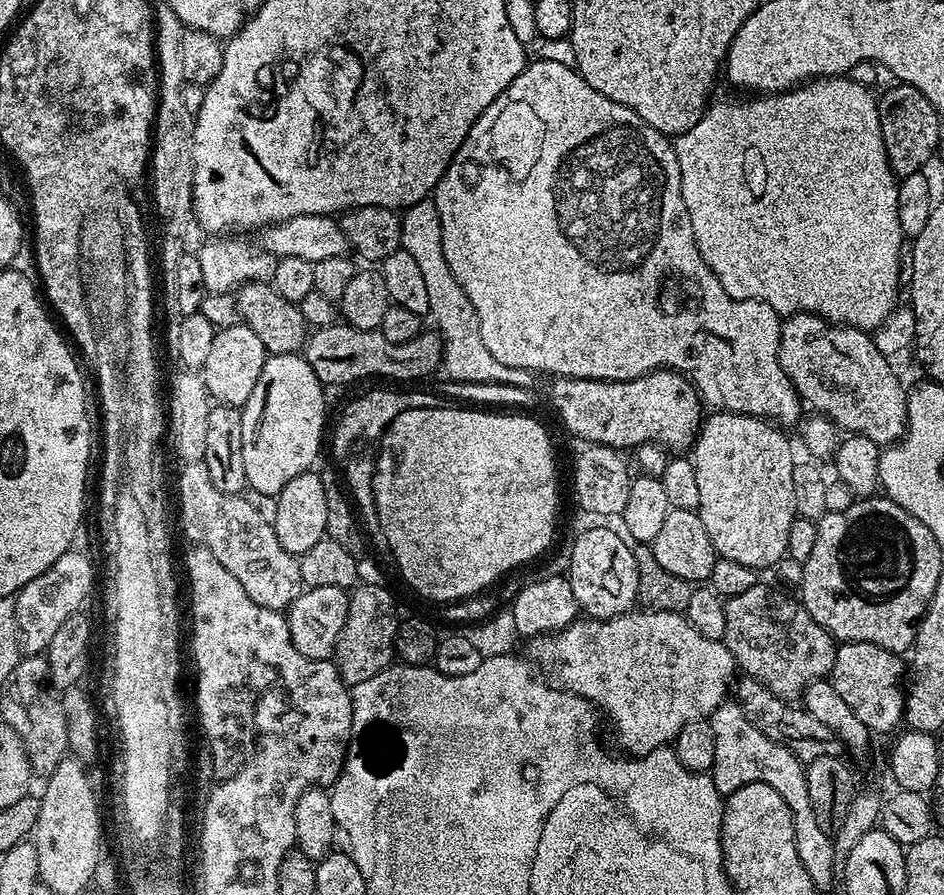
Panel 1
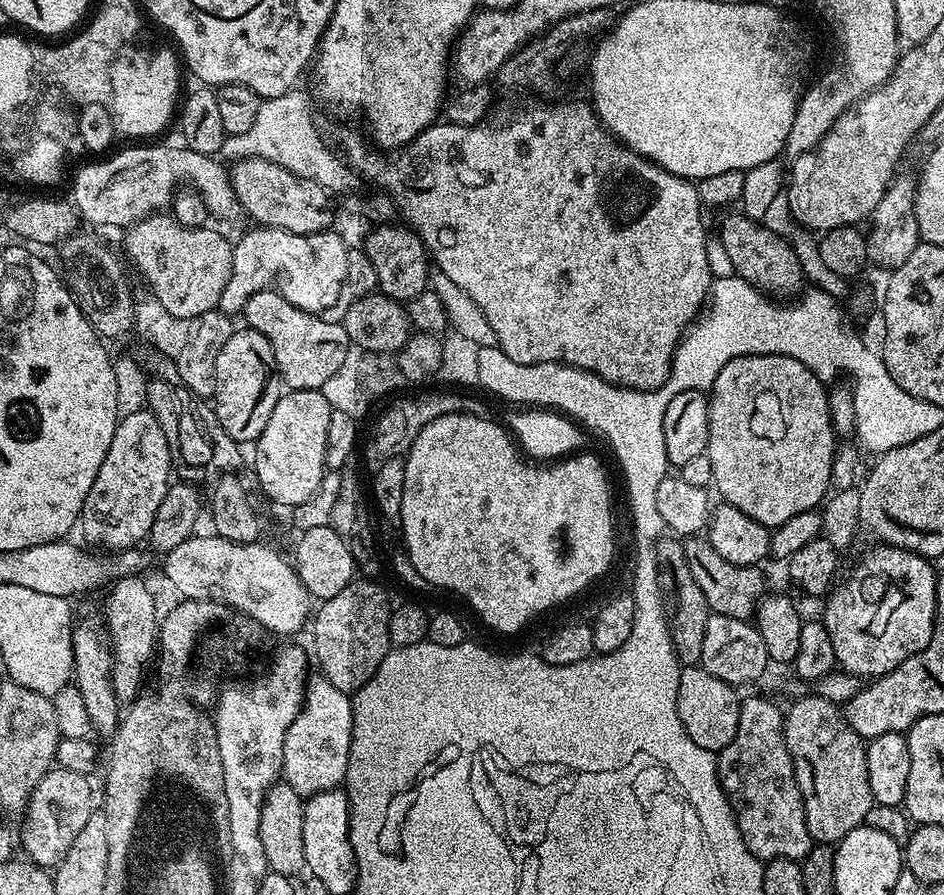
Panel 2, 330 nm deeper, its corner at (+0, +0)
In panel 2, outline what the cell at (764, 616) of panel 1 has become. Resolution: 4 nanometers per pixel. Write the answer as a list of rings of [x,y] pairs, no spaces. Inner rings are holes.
[[[703,535],[689,536],[683,541],[686,562],[690,566],[690,574],[694,574],[694,582],[698,582],[702,594],[706,594],[709,609],[715,615],[729,616],[739,620],[751,621],[756,605],[765,595],[764,576],[759,567],[734,566],[734,562],[726,562],[714,546]]]

